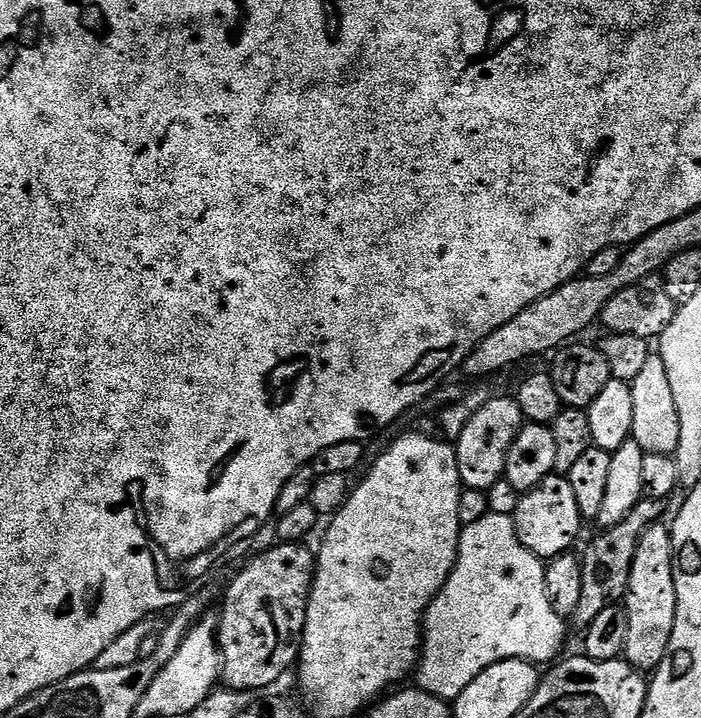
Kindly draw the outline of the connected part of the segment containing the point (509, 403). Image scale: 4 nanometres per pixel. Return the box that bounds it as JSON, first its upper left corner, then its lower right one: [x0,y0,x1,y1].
[454,395,526,490]

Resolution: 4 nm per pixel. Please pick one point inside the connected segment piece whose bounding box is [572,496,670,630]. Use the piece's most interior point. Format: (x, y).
(606, 565)

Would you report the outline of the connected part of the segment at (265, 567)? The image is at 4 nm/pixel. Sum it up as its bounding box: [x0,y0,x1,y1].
[218,542,317,693]

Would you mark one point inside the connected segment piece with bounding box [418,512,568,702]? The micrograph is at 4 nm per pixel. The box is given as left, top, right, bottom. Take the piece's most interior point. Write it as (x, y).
(493, 607)

